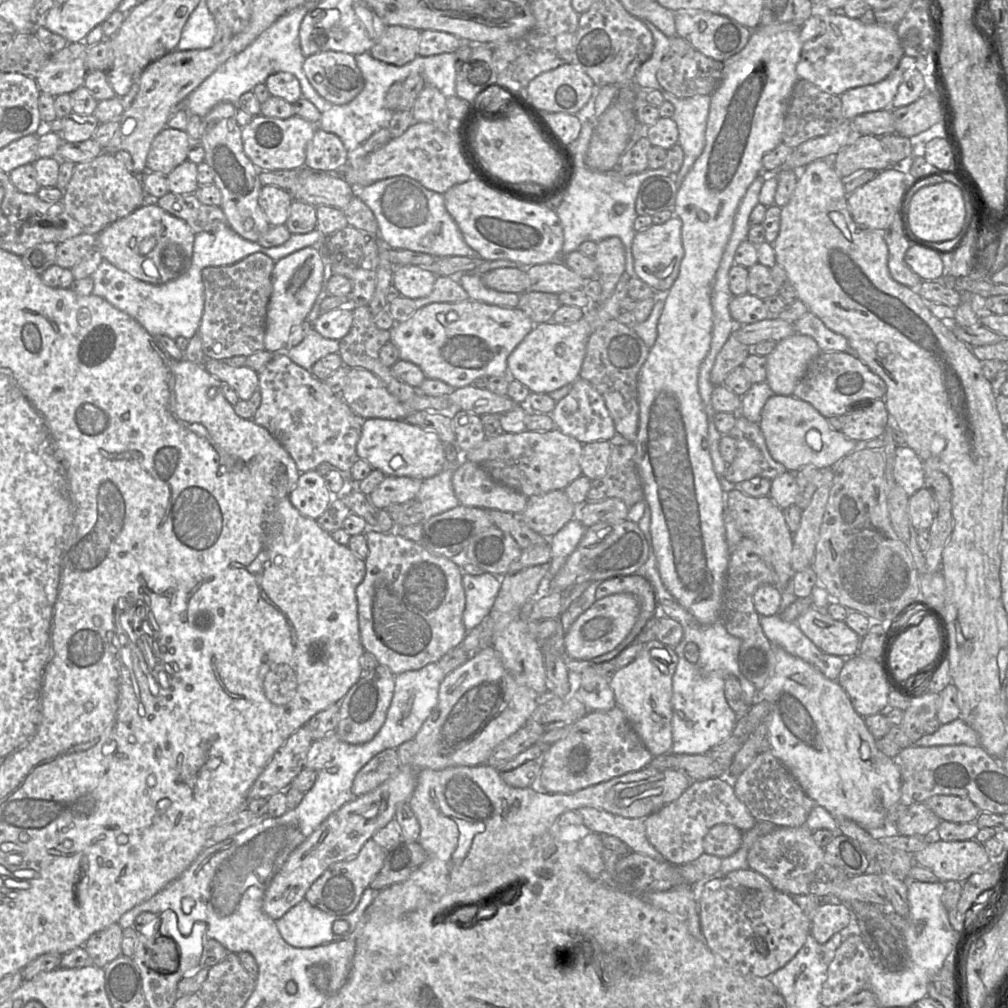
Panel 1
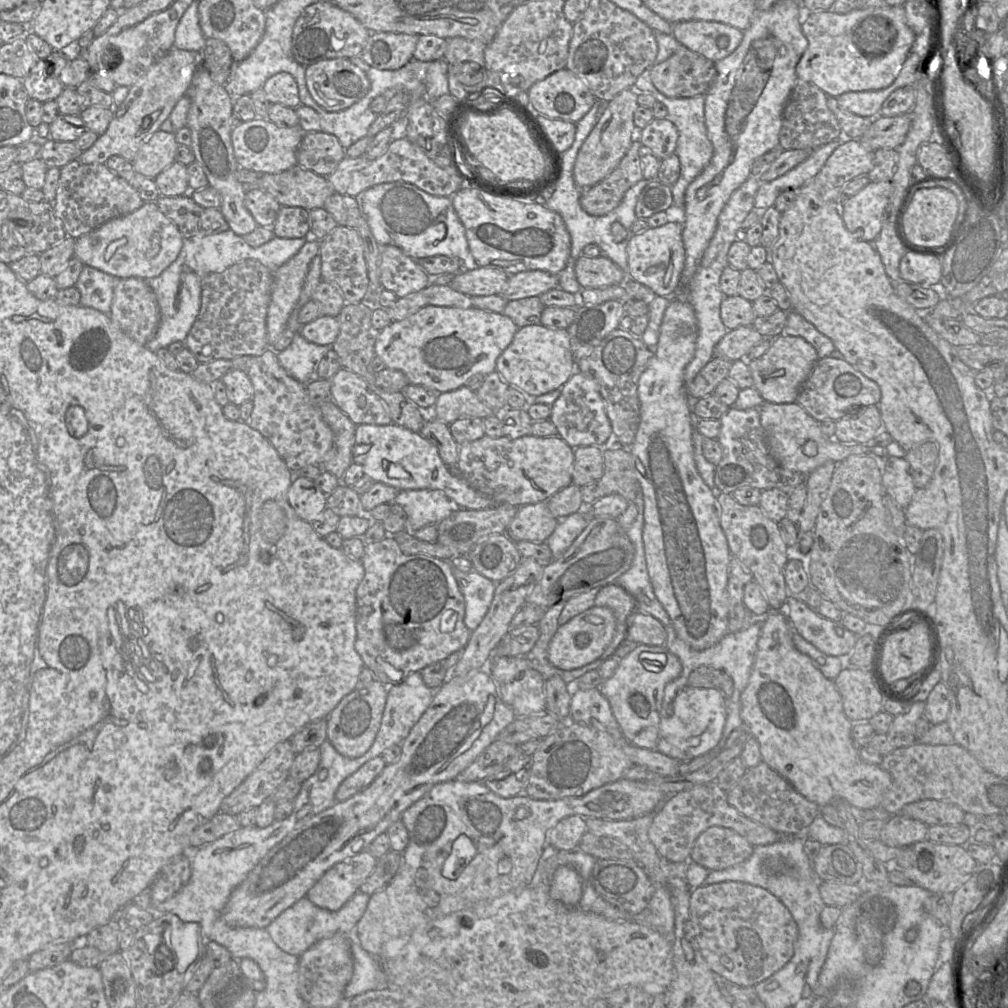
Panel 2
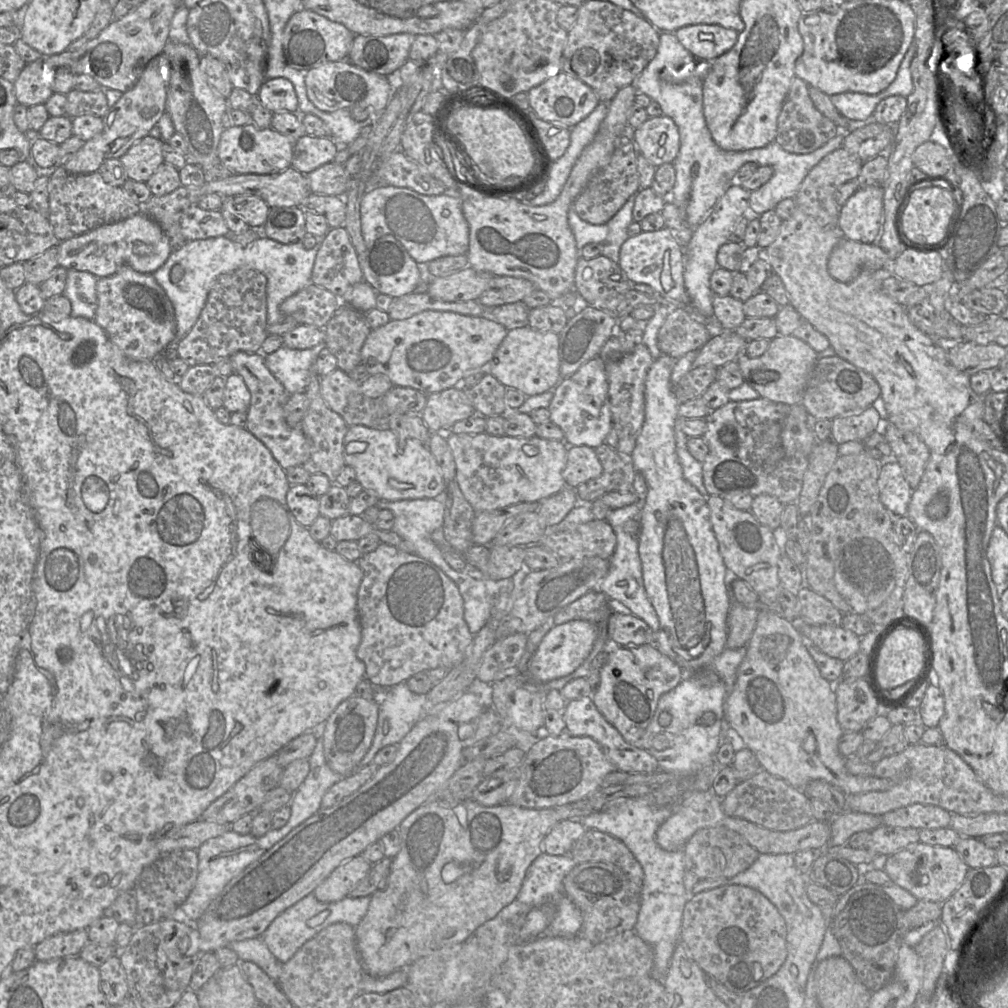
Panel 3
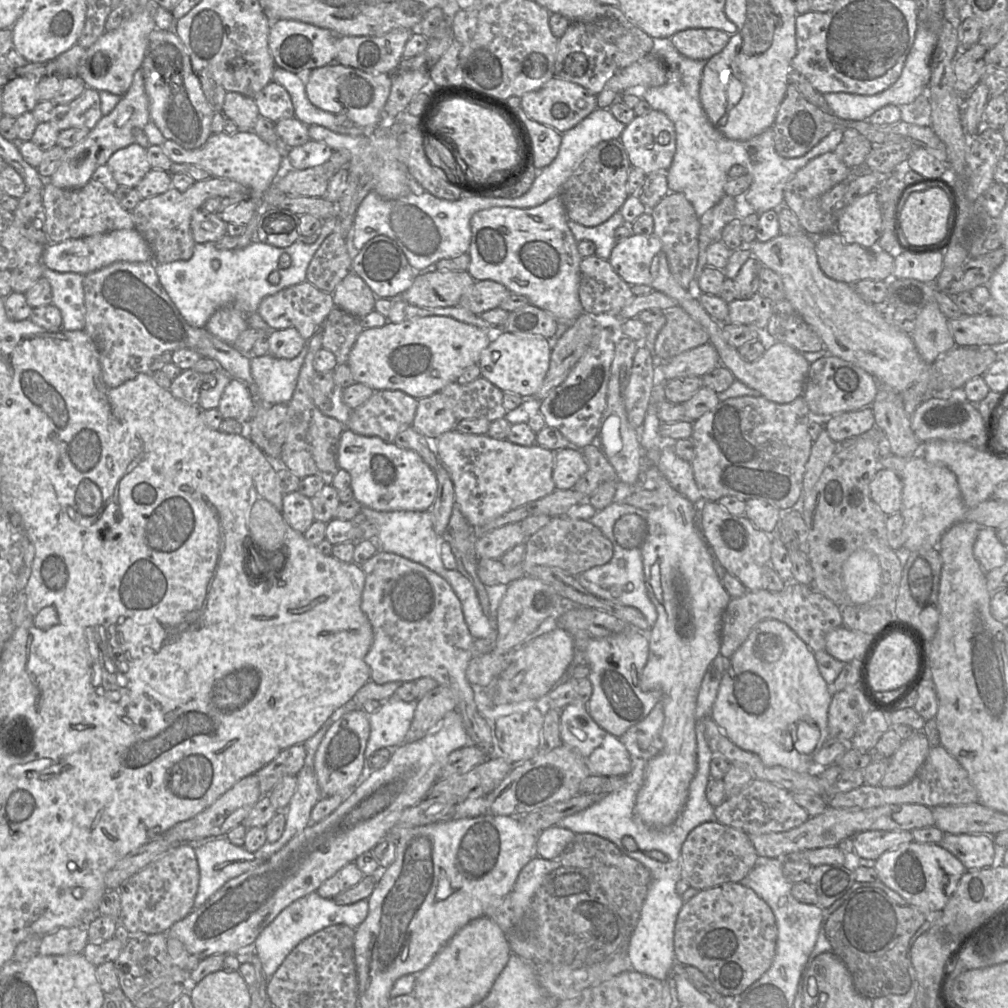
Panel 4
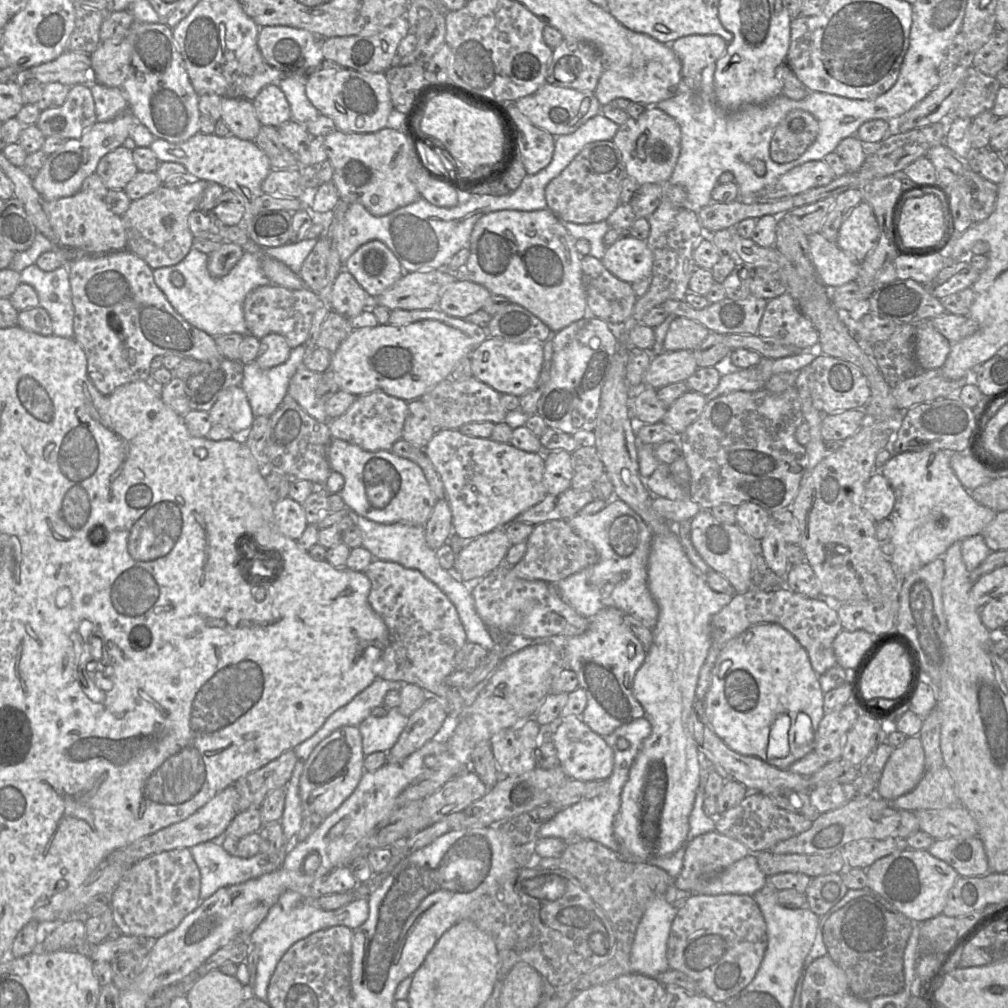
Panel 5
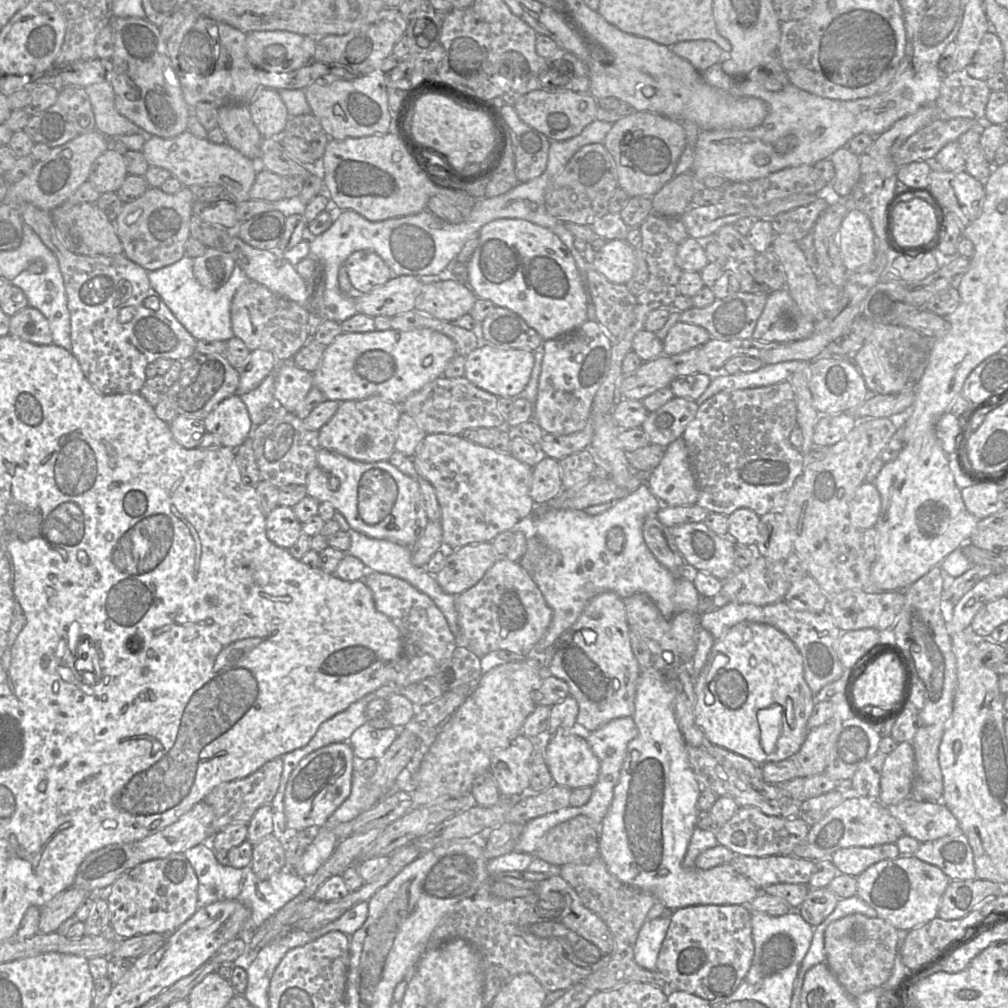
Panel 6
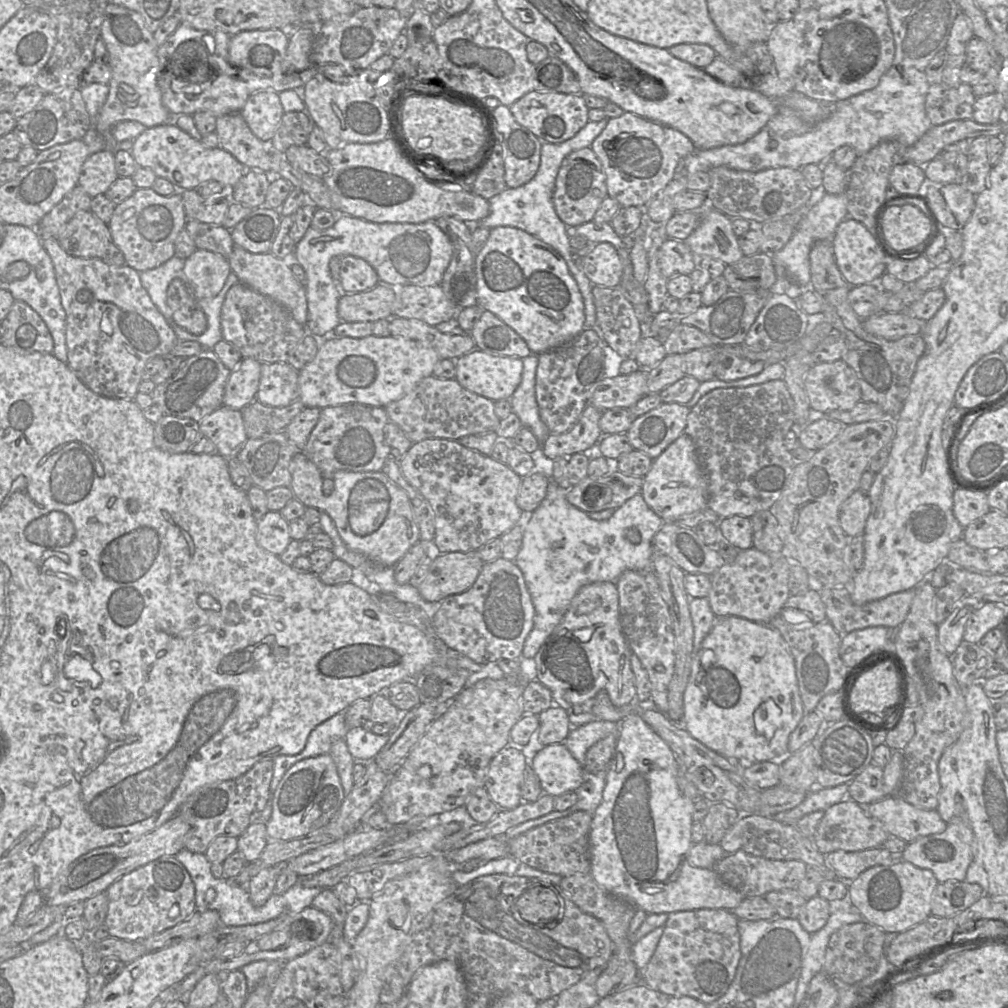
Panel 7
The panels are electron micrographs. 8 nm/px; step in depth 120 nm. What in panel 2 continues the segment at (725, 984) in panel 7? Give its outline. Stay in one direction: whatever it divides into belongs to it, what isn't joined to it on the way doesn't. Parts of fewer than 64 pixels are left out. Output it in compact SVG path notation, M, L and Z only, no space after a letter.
M727 881L701 885L690 896L692 936L713 973L742 987L754 987L792 958L798 926L788 908L768 890Z

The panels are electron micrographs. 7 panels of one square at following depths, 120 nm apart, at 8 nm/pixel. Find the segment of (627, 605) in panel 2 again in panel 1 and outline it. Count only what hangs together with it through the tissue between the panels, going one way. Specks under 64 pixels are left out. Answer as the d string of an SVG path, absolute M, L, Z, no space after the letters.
M632 574L605 579L600 582L595 593L595 599L599 600L606 596L619 593L630 593L638 599L640 603L640 612L637 621L630 633L615 649L590 659L592 662L598 661L599 664L615 658L637 638L651 618L655 615L660 615L657 611L653 588L643 576Z

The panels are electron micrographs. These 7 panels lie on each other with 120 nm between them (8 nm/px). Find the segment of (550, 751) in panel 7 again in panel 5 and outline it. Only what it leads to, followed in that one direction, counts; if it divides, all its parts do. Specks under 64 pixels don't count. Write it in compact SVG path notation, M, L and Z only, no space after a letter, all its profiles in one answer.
M571 715L561 720L554 737L558 765L568 779L591 782L608 779L613 771L614 752L604 737L592 731L579 716Z

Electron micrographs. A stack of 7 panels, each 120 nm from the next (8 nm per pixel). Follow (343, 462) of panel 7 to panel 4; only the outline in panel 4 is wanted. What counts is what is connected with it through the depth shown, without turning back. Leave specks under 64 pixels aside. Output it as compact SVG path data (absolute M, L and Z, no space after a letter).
M379 390L355 408L345 428L356 434L379 437L393 443L396 436L412 425L418 399L400 390Z

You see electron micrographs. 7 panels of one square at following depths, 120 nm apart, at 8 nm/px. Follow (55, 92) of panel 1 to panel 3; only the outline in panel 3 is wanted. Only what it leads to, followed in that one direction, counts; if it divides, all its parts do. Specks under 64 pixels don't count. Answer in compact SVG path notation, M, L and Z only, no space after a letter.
M44 58L27 64L14 84L18 104L28 108L45 104L53 94L56 68L47 64Z

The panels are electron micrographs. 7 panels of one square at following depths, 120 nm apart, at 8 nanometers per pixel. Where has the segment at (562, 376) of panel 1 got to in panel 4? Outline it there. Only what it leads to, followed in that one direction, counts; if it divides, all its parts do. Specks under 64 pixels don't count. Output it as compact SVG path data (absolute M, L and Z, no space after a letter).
M500 330L480 354L481 376L503 392L513 392L524 399L534 397L547 375L552 349L553 343L545 337L517 336Z

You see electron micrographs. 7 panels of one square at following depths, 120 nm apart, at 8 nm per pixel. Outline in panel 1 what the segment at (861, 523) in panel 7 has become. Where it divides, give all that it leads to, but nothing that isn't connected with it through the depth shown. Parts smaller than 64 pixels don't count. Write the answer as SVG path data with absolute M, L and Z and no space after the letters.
M898 446L895 451L893 476L910 497L925 487L924 462L909 446Z

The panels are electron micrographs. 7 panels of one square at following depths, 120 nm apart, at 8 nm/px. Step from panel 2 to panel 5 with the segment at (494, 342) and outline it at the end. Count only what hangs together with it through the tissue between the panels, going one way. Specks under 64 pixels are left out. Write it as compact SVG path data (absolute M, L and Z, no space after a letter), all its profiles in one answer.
M421 320L408 325L390 324L354 329L332 353L330 370L336 376L340 390L355 396L381 390L406 402L420 399L441 381L450 378L451 372L461 359L469 357L476 346L470 337L460 330L438 320Z

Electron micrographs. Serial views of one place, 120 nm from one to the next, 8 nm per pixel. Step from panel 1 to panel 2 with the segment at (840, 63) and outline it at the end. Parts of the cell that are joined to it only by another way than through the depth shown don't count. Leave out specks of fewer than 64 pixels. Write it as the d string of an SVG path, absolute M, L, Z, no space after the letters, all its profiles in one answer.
M903 6L869 7L848 14L812 11L802 24L802 31L808 39L808 47L797 64L797 76L835 98L850 91L890 86L916 39L907 24Z

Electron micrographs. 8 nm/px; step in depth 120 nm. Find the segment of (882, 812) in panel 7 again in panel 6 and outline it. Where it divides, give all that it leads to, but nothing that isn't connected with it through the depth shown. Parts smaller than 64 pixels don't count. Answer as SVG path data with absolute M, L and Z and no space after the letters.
M909 796L898 804L888 806L888 810L900 822L905 834L920 843L937 840L960 831L958 820L942 801L929 802Z

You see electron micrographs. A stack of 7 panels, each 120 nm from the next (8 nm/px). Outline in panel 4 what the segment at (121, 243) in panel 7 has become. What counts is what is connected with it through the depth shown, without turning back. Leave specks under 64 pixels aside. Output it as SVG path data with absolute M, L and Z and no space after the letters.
M209 178L196 181L185 191L173 186L163 194L142 199L131 211L136 229L146 240L153 254L155 264L189 260L194 253L196 242L193 239L190 222L194 211L201 209L205 201L212 197L226 198L231 195L249 195L246 187L225 178Z

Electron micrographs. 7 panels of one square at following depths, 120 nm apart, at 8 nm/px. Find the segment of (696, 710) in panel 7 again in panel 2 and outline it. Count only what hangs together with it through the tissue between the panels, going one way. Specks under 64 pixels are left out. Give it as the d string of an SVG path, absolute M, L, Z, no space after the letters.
M782 611L772 613L762 625L750 678L740 697L742 729L744 729L749 736L757 739L760 746L762 761L784 777L801 795L809 801L816 803L819 807L832 804L836 800L847 801L856 811L879 807L883 795L891 786L891 775L879 765L869 764L861 760L859 749L855 746L852 739L854 723L845 715L842 697L834 681L827 679L815 666L810 657L797 650L793 643L794 632L795 630L792 624Z

